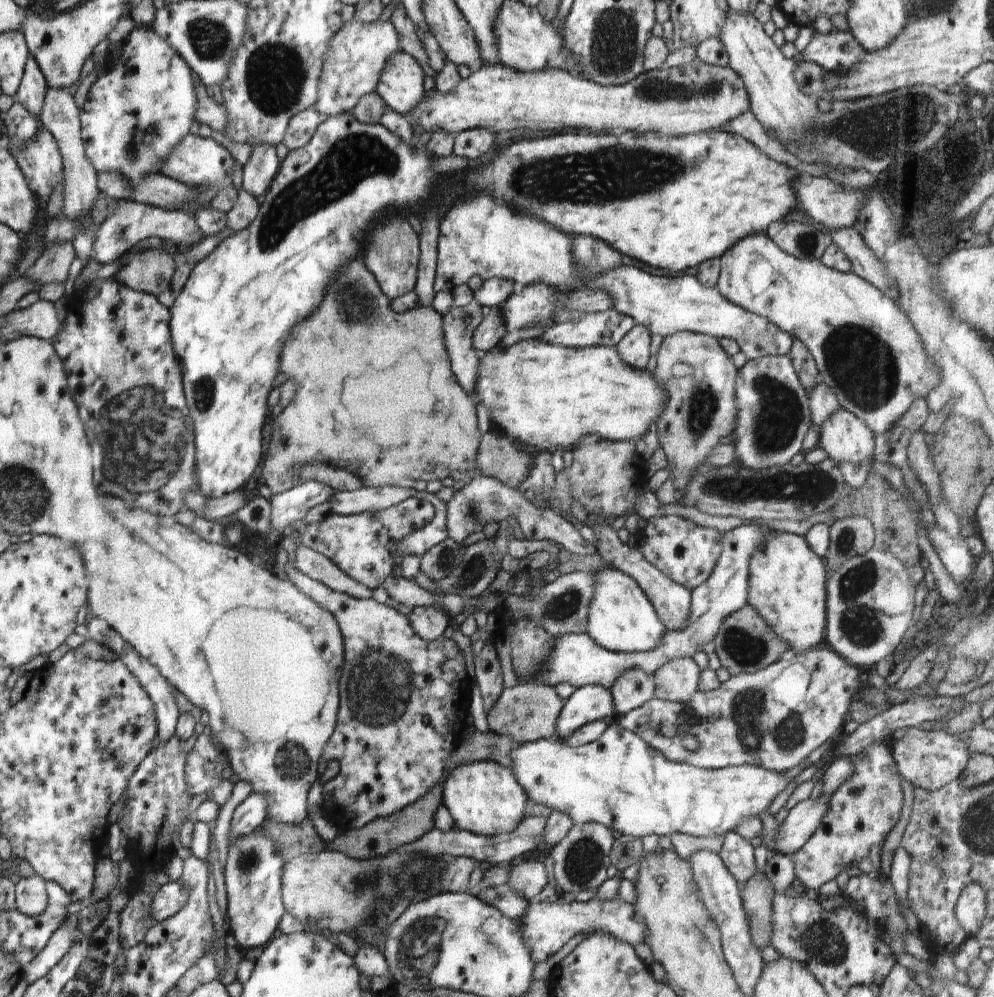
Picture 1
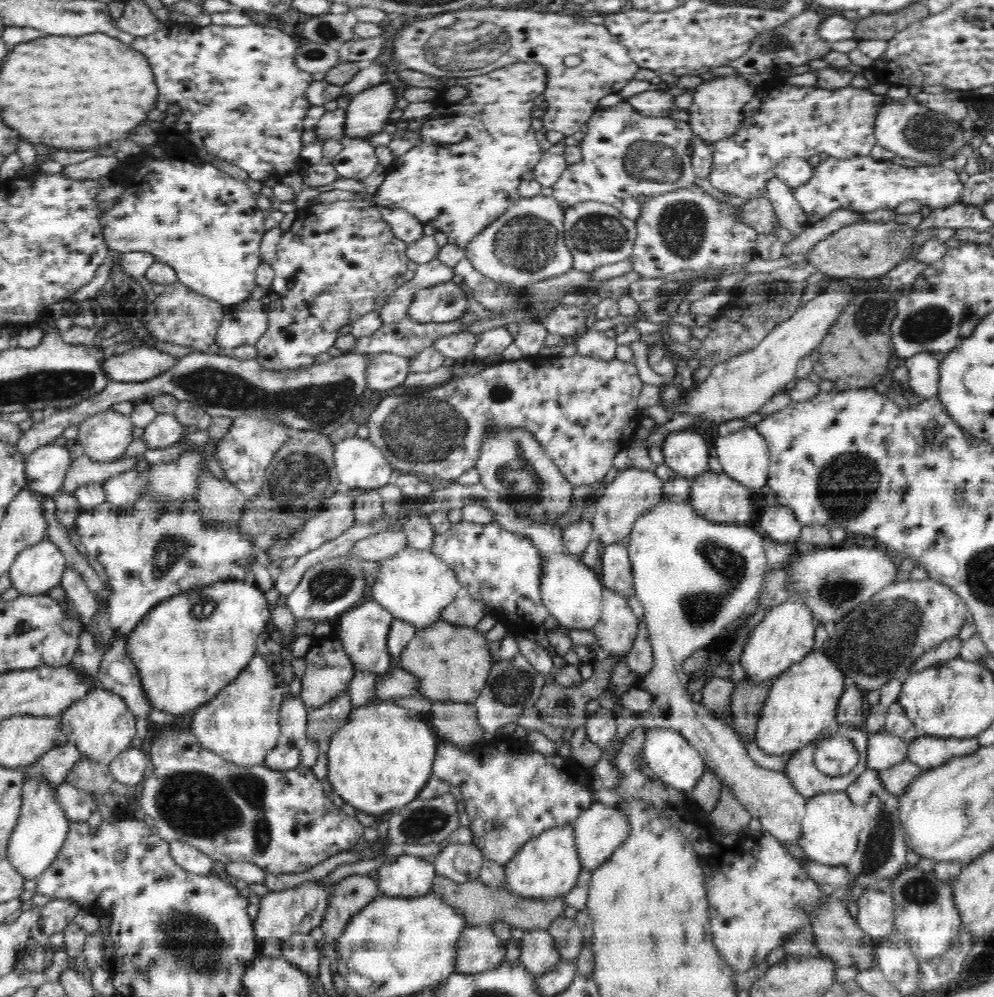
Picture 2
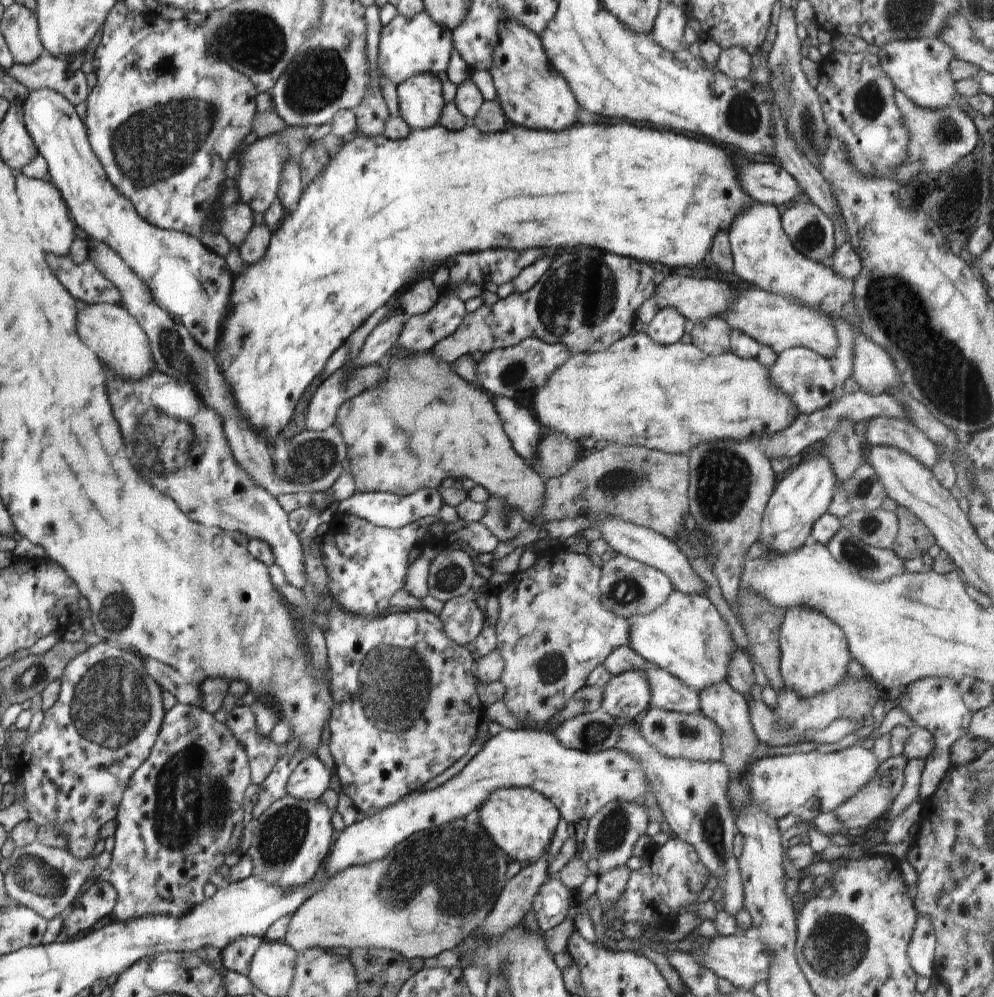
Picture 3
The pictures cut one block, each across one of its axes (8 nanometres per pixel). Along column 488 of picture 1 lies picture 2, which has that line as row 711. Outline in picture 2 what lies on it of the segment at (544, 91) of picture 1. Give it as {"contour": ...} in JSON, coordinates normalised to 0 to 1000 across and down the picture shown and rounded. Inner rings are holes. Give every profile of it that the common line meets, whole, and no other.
{"contour":[[[97,688],[71,706],[61,719],[63,745],[69,745],[91,763],[111,767],[121,756],[134,749],[137,720],[123,699],[103,688]]]}

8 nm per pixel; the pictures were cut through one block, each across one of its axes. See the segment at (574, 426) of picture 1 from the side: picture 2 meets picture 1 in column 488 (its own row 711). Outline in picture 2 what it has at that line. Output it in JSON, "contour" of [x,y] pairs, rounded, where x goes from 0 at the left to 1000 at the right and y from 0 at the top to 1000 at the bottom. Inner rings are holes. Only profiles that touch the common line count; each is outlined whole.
{"contour":[[[380,703],[362,711],[355,711],[352,724],[329,745],[330,780],[336,793],[357,812],[364,812],[382,821],[385,818],[390,819],[396,812],[404,810],[421,799],[435,779],[436,763],[440,756],[440,740],[430,721],[394,703]]]}

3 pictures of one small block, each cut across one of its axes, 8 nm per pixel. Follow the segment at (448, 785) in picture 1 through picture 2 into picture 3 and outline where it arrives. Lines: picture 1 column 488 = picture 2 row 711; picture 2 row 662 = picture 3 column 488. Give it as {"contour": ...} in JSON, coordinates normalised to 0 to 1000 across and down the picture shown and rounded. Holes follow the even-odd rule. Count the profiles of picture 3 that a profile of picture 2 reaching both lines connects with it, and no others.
{"contour":[[[507,789],[495,793],[490,798],[490,803],[485,805],[482,814],[478,815],[477,820],[488,830],[499,849],[508,855],[513,864],[519,865],[537,865],[545,857],[549,856],[557,832],[559,832],[559,827],[565,821],[554,802],[551,802],[540,792],[529,789]]]}

